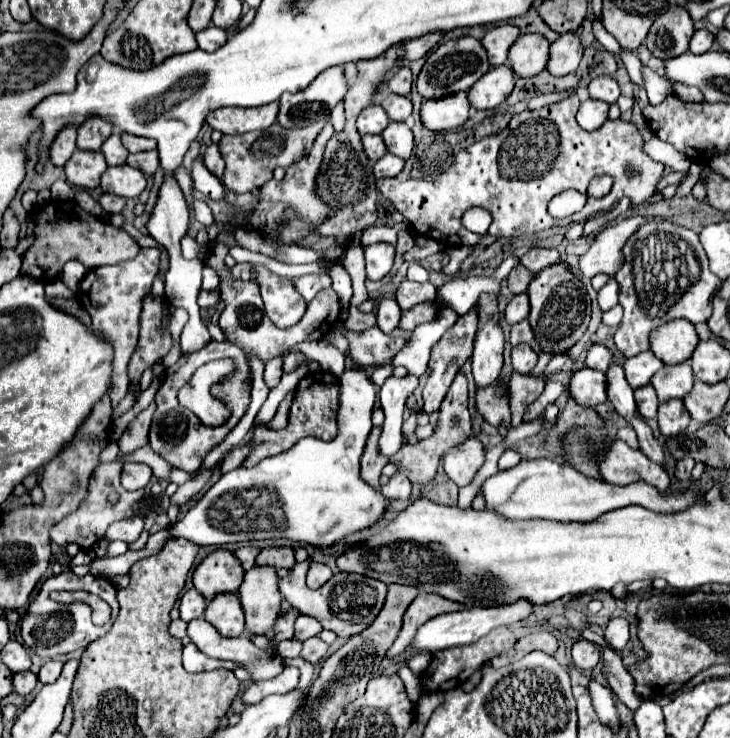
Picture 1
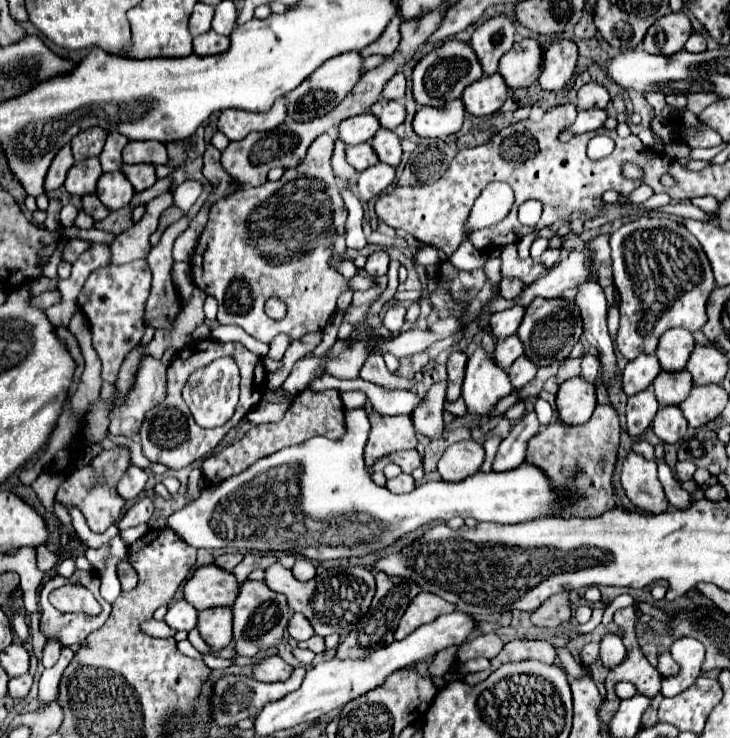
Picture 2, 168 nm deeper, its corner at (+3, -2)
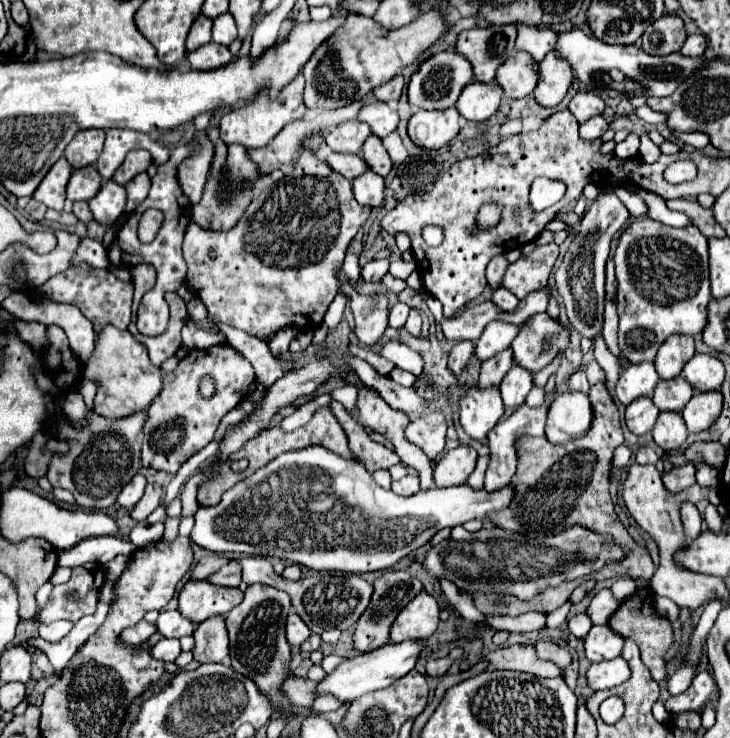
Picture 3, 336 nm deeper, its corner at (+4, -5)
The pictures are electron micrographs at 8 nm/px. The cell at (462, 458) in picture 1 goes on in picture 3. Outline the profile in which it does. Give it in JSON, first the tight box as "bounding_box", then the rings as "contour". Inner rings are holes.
{"bounding_box":[435,445,477,487],"contour":[[[459,445],[443,455],[443,459],[435,465],[435,485],[451,487],[463,485],[467,477],[473,473],[477,461],[477,451],[465,445]]]}

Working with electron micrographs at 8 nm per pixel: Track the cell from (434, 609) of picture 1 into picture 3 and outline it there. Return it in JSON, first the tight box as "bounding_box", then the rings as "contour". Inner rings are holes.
{"bounding_box":[391,591,439,641],"contour":[[[421,591],[399,613],[391,625],[391,641],[421,641],[435,633],[439,625],[439,605],[433,595]]]}

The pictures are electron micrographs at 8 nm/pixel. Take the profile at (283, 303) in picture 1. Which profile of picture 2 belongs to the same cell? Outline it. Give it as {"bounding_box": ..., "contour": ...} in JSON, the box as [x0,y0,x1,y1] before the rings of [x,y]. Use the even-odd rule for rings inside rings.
{"bounding_box":[264,298,288,320],"contour":[[[270,298],[270,300],[266,302],[264,310],[266,310],[266,314],[268,314],[272,320],[280,320],[280,318],[284,318],[284,314],[288,312],[288,306],[284,306],[284,302],[280,302],[278,298]]]}

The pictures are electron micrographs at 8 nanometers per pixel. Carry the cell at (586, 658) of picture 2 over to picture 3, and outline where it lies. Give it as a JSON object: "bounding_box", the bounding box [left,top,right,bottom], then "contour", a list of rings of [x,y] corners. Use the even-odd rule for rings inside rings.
{"bounding_box":[583,625,623,663],"contour":[[[593,625],[591,631],[583,639],[583,647],[585,647],[585,655],[589,661],[593,663],[607,661],[607,659],[615,659],[621,655],[623,637],[613,633],[609,625],[603,625],[603,627]]]}

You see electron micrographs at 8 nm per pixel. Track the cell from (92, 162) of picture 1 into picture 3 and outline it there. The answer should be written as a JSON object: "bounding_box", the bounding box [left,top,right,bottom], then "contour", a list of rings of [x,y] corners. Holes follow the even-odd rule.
{"bounding_box":[67,167,101,201],"contour":[[[83,167],[73,171],[67,185],[67,199],[71,201],[89,201],[101,189],[101,177],[95,167]]]}

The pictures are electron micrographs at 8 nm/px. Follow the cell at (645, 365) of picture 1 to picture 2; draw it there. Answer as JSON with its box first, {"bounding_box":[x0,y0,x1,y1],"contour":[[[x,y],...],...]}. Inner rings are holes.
{"bounding_box":[622,354,660,396],"contour":[[[640,354],[640,358],[634,358],[626,364],[626,368],[622,370],[622,390],[632,396],[636,392],[646,390],[652,380],[656,378],[656,374],[660,372],[660,364],[658,358],[654,354]]]}

